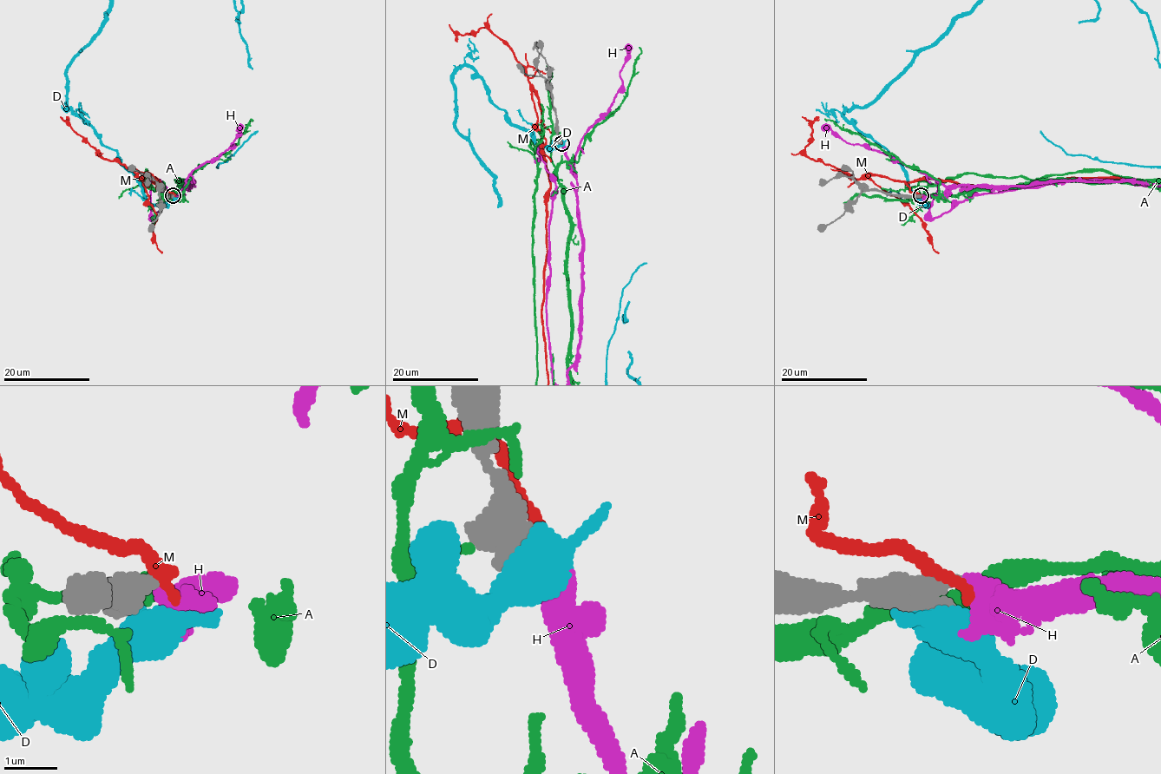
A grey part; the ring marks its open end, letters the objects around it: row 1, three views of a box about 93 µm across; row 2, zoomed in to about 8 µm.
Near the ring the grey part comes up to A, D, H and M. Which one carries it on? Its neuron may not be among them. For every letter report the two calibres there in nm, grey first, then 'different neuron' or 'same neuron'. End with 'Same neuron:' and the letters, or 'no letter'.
A: 480 nm thick on the grey side, 170 nm on the other; different neuron
D: 750 nm thick on the grey side, 440 nm on the other; different neuron
H: 480 nm thick on the grey side, 400 nm on the other; same neuron
M: 550 nm thick on the grey side, 300 nm on the other; different neuron
Same neuron: H

